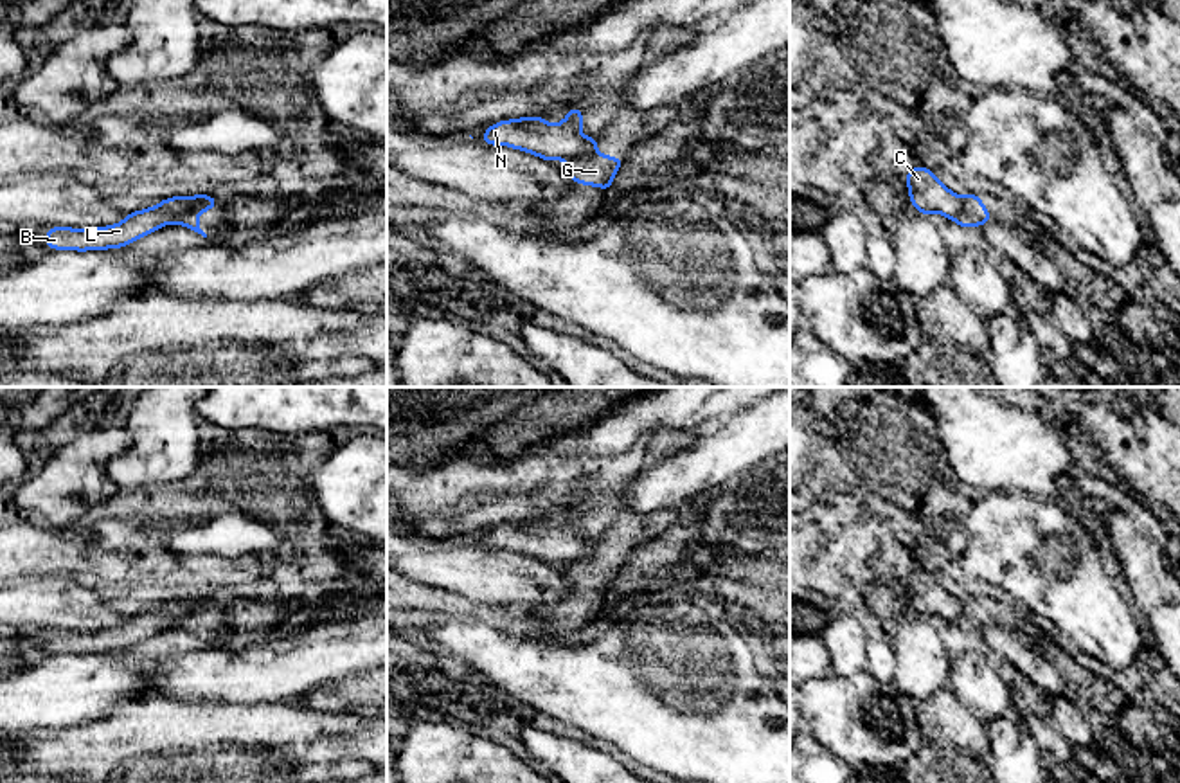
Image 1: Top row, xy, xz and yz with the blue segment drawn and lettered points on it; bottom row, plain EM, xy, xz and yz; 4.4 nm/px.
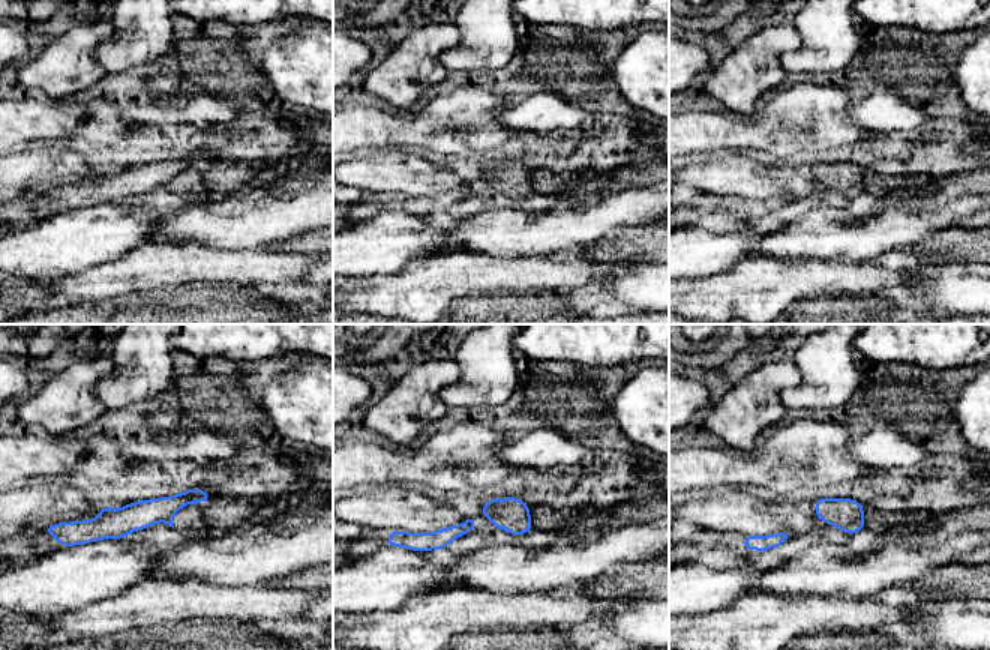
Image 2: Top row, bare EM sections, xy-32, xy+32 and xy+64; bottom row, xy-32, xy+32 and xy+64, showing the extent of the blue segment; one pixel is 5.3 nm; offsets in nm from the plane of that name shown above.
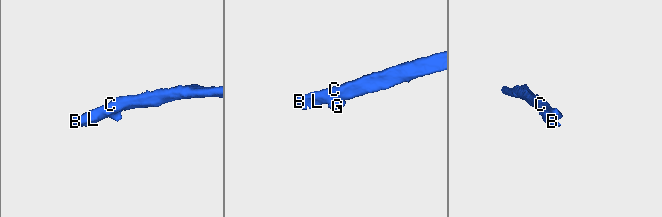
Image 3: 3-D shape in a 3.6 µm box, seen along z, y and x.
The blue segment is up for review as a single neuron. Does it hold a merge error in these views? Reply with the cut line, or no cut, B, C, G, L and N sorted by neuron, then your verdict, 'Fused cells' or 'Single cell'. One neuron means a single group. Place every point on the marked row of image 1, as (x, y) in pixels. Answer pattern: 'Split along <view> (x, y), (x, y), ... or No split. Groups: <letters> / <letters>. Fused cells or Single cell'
Split along xy (200, 195), (173, 222). Groups: B C L N / G. Fused cells

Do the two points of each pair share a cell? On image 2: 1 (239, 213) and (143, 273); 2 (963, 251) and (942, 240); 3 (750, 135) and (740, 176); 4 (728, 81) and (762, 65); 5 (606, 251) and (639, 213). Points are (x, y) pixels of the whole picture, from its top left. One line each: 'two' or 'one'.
1: two
2: one
3: two
4: one
5: two

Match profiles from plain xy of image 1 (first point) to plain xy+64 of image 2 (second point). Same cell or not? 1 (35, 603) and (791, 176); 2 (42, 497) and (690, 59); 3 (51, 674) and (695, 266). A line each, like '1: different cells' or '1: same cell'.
1: same cell
2: different cells
3: same cell

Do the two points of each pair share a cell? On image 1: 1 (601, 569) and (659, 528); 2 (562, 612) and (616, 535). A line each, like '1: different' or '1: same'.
1: same
2: same

